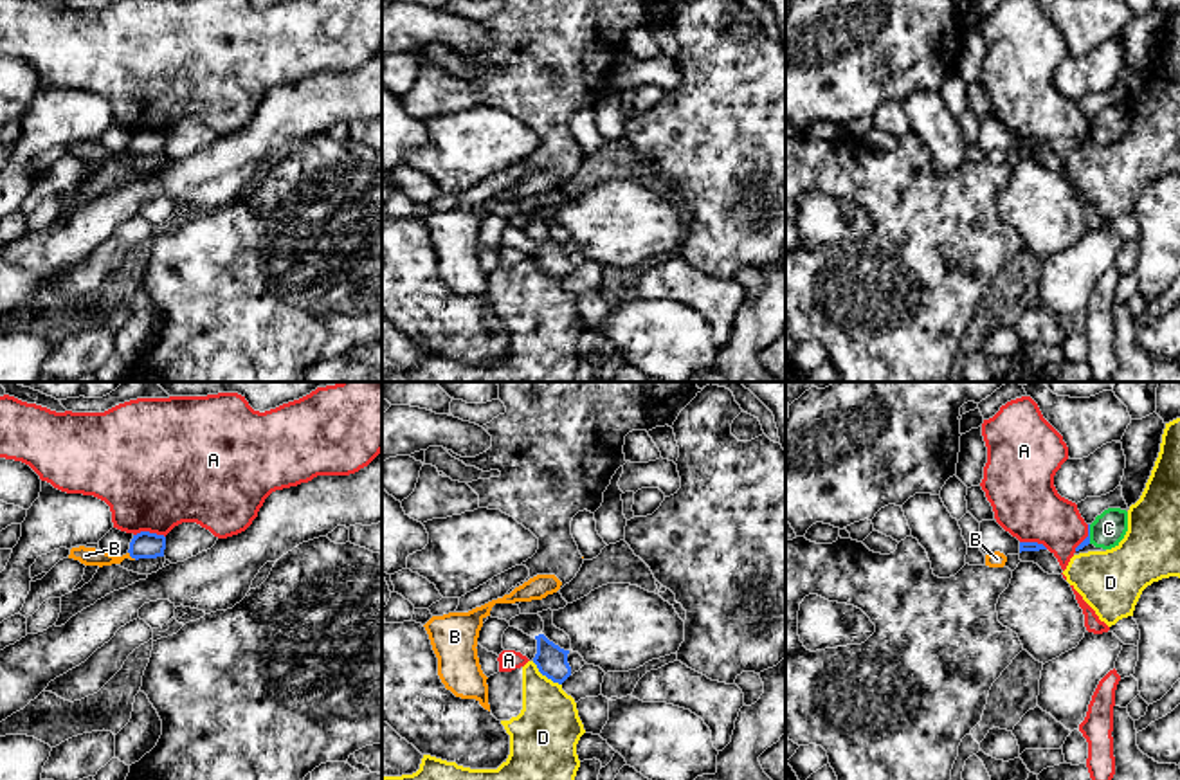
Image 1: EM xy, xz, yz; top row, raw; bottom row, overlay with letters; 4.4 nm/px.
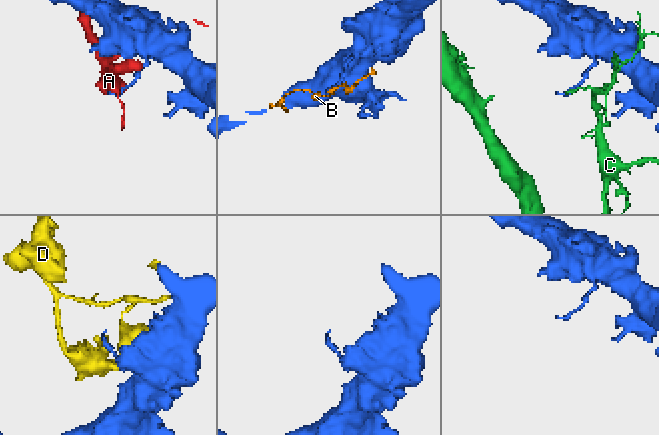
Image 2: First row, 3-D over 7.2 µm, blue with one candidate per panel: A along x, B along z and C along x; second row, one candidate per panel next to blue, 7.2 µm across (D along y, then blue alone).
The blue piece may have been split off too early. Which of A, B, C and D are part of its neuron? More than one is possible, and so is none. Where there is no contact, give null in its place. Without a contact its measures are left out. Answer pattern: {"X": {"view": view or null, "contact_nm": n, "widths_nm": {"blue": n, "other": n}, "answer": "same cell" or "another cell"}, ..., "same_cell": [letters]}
{"A": {"view": "xy", "contact_nm": 140, "widths_nm": {"blue": 120, "other": 480}, "answer": "another cell"}, "B": {"view": "xy", "contact_nm": 50, "widths_nm": {"blue": 120, "other": 80}, "answer": "another cell"}, "C": {"view": "yz", "contact_nm": 90, "widths_nm": {"blue": 30, "other": 150}, "answer": "another cell"}, "D": {"view": "xz", "contact_nm": 170, "widths_nm": {"blue": 140, "other": 300}, "answer": "another cell"}, "same_cell": []}

